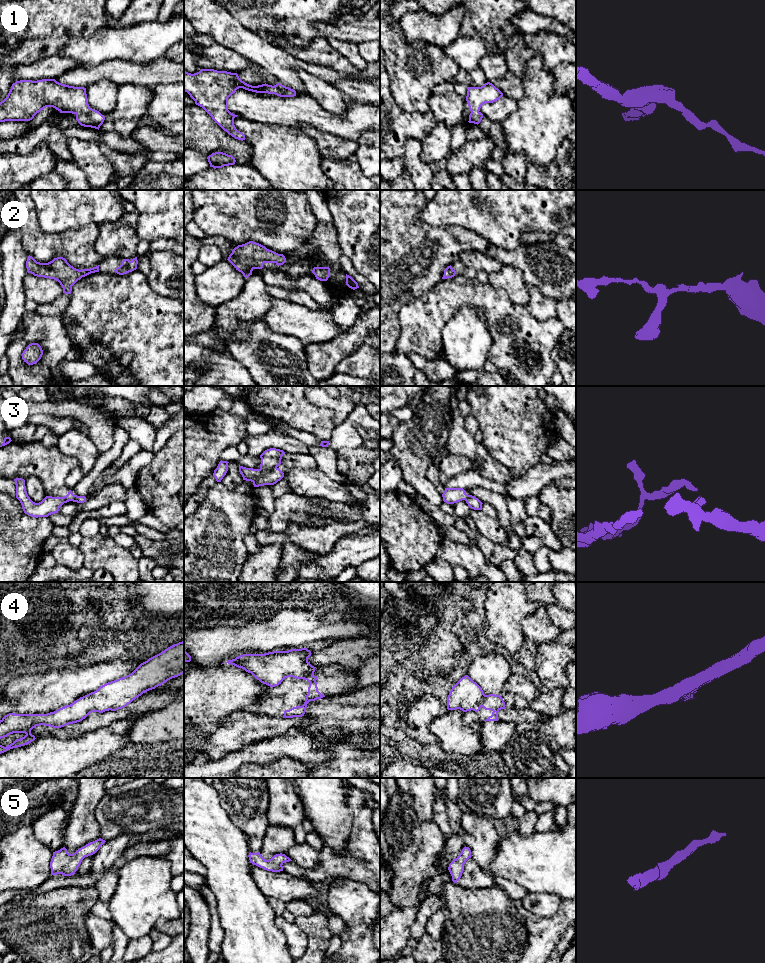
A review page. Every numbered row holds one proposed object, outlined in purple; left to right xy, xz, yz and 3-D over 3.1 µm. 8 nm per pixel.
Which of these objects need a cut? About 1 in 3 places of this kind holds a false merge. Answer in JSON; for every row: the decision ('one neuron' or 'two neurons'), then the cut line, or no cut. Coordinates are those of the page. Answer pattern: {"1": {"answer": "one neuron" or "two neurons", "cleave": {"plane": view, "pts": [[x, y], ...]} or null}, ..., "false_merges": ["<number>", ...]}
{"1": {"answer": "one neuron", "cleave": null}, "2": {"answer": "one neuron", "cleave": null}, "3": {"answer": "two neurons", "cleave": {"plane": "xz", "pts": [[276, 466], [267, 470], [259, 469]]}}, "4": {"answer": "two neurons", "cleave": {"plane": "yz", "pts": [[485, 695], [472, 709]]}}, "5": {"answer": "one neuron", "cleave": null}, "false_merges": ["3", "4"]}

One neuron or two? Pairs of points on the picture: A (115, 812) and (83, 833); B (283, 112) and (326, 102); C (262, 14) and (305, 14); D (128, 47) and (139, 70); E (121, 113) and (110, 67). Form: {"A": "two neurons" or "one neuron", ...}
{"A": "two neurons", "B": "two neurons", "C": "one neuron", "D": "two neurons", "E": "two neurons"}

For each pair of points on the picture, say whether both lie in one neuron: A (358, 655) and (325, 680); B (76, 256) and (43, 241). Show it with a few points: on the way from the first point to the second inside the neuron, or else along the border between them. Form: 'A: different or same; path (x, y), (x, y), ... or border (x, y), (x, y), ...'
A: different; border (318, 667), (338, 665), (354, 670)
B: same; path (68, 248), (65, 245), (51, 245)

